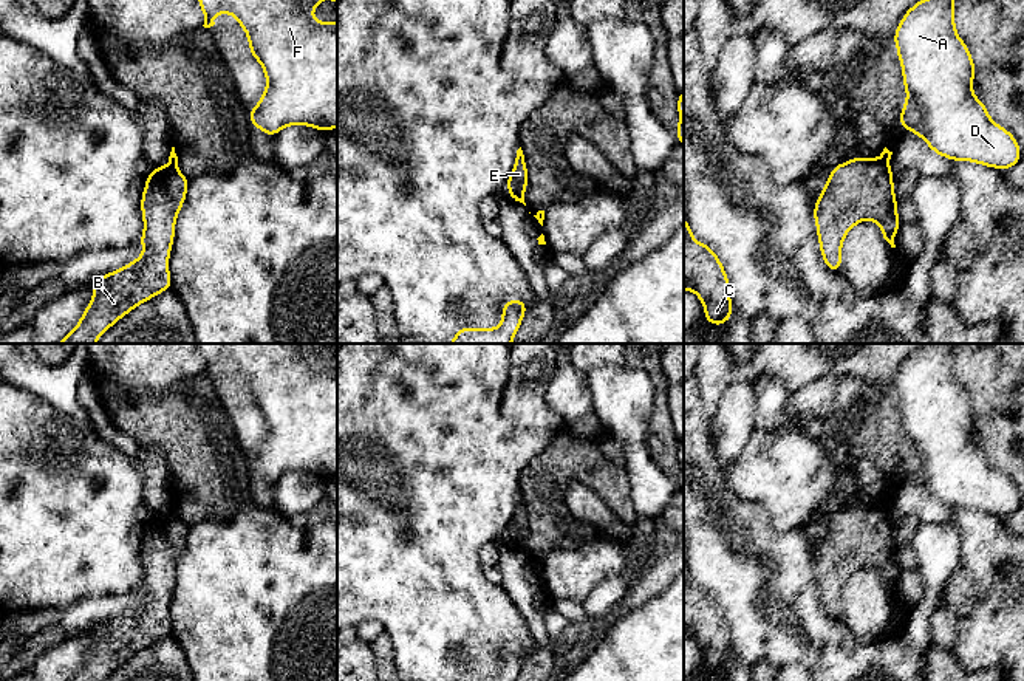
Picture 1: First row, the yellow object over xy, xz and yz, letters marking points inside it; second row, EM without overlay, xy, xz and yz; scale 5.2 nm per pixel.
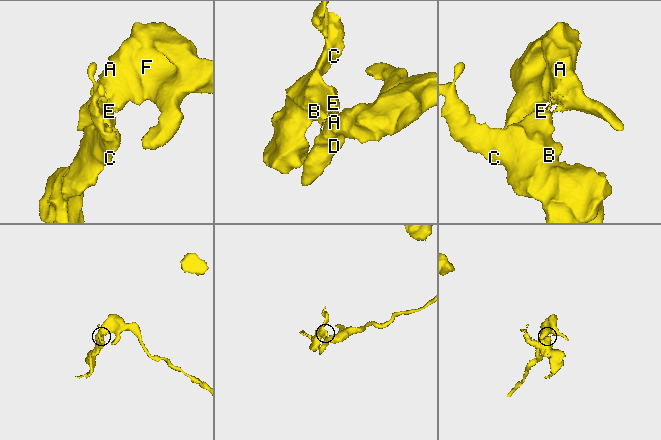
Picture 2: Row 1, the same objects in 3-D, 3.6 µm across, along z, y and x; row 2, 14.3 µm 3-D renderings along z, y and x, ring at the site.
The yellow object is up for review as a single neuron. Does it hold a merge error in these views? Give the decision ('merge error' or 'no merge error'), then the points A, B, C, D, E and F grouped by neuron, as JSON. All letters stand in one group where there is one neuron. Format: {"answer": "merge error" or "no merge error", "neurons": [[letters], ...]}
{"answer": "merge error", "neurons": [["A", "D", "F"], ["B", "C", "E"]]}

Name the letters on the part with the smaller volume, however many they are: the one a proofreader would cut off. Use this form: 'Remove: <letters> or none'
Remove: B, C, E

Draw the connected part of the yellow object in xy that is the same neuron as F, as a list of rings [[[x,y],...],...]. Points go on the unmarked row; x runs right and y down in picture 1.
[[[198,344],[204,375],[215,371],[215,362],[227,359],[247,381],[251,402],[260,409],[266,423],[265,440],[247,458],[247,466],[265,481],[275,483],[288,472],[306,472],[323,480],[337,474],[337,368],[317,368],[311,362],[322,345],[337,348],[337,344]]]

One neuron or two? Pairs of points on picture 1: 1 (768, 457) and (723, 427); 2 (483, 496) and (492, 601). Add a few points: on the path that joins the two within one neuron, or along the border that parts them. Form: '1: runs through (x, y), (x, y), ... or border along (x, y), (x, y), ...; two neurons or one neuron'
1: border along (755, 429), (743, 451), (733, 460), (720, 466); two neurons
2: runs through (467, 522), (467, 574); one neuron

